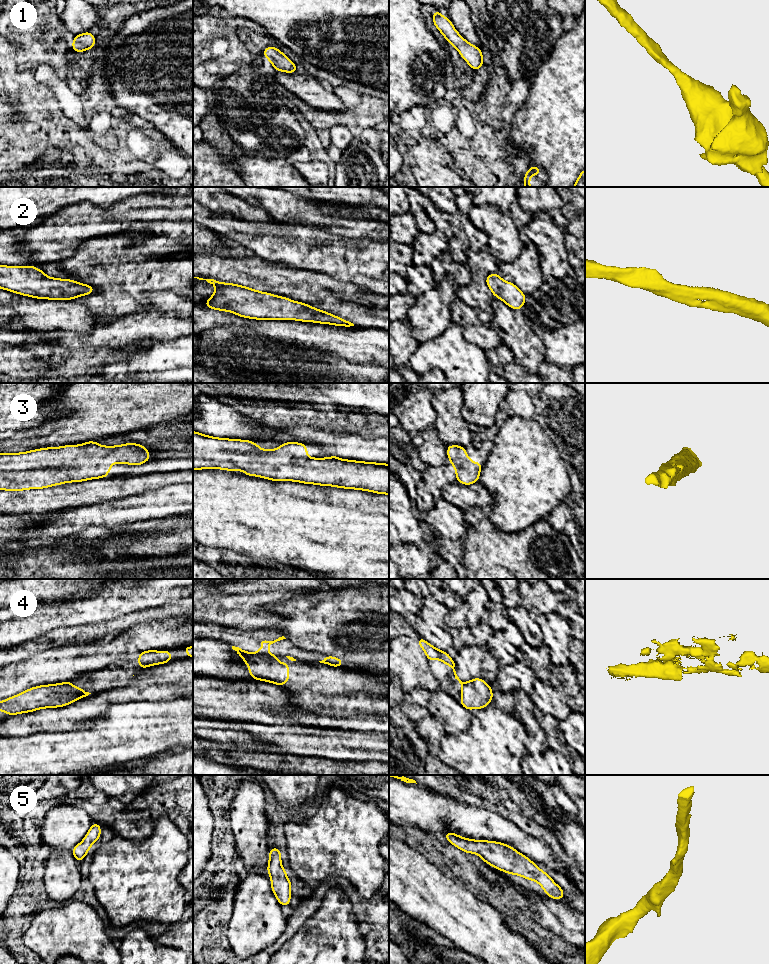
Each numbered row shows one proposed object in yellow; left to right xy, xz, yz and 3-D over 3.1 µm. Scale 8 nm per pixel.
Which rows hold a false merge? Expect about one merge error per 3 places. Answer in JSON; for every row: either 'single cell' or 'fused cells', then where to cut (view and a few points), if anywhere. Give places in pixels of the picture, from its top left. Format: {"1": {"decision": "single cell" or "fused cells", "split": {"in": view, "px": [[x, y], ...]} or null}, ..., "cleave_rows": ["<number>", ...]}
{"1": {"decision": "single cell", "split": null}, "2": {"decision": "single cell", "split": null}, "3": {"decision": "single cell", "split": null}, "4": {"decision": "fused cells", "split": {"in": "xz", "px": [[256, 652], [267, 654]]}}, "5": {"decision": "single cell", "split": null}, "cleave_rows": ["4"]}

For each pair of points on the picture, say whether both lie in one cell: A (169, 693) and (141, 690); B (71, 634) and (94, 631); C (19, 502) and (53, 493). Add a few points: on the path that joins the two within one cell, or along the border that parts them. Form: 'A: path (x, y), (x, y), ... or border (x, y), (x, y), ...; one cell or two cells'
A: path (162, 690), (148, 690); one cell
B: path (77, 632), (88, 631); one cell
C: path (27, 502), (45, 500); one cell

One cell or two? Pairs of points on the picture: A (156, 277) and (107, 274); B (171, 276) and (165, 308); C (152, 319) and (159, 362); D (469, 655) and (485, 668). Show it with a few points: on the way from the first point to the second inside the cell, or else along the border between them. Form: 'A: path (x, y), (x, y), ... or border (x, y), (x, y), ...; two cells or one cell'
A: path (144, 280), (119, 278); one cell
B: border (145, 294), (157, 291), (173, 291), (182, 296); two cells
C: border (178, 337), (172, 340), (155, 340), (152, 342); two cells
D: path (473, 656), (481, 664); one cell

